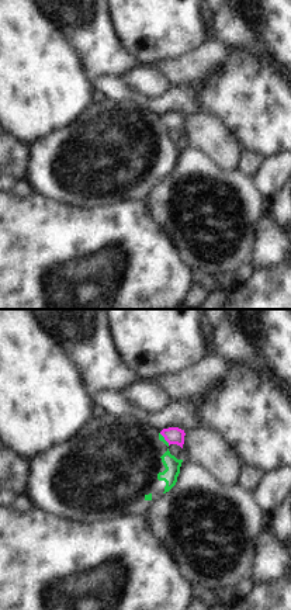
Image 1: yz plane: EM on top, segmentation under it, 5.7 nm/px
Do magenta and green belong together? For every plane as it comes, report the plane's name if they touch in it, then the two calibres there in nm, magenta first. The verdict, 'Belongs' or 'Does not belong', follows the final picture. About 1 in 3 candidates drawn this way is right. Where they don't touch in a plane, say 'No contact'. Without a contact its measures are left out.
Touches magenta in yz. Thickness 100 nm (magenta) against 30 nm.

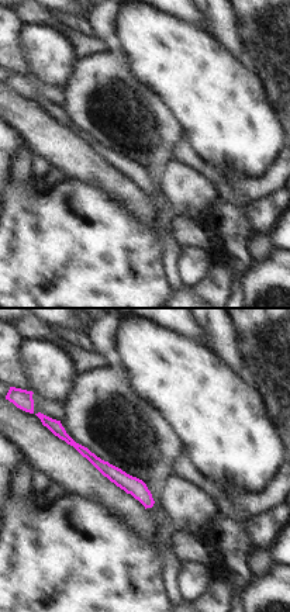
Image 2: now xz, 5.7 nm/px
No contact.

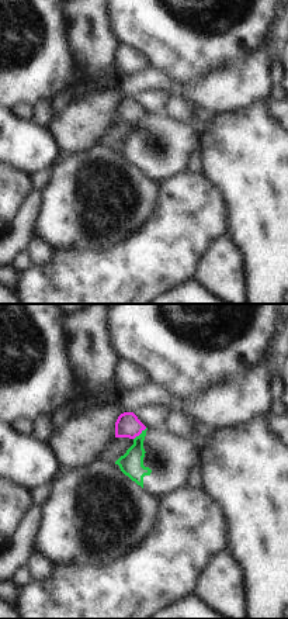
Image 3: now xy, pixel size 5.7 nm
Touches magenta in xy. Thickness 140 nm (magenta) against 140 nm.

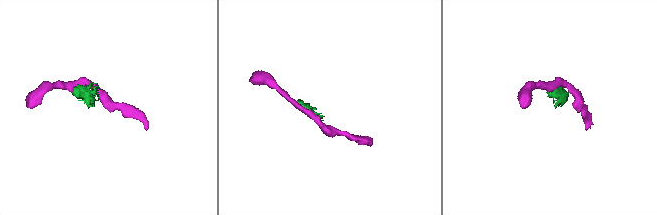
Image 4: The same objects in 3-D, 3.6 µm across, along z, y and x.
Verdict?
Does not belong.

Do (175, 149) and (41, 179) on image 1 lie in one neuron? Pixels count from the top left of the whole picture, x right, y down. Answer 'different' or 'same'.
same

